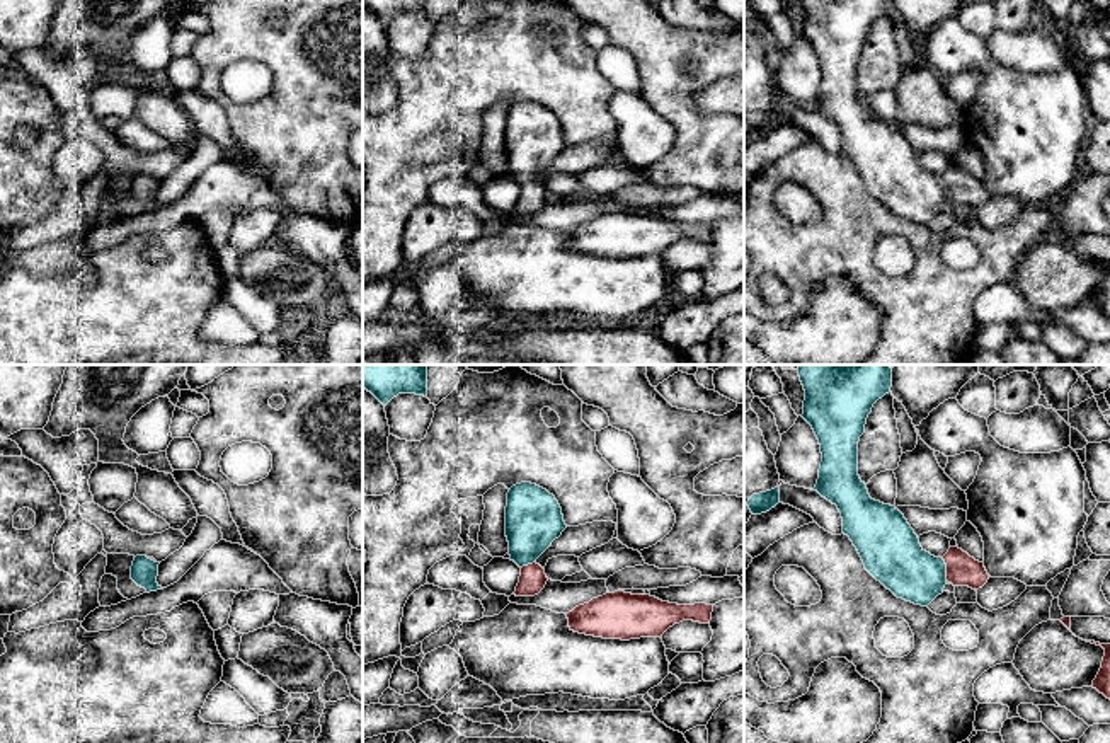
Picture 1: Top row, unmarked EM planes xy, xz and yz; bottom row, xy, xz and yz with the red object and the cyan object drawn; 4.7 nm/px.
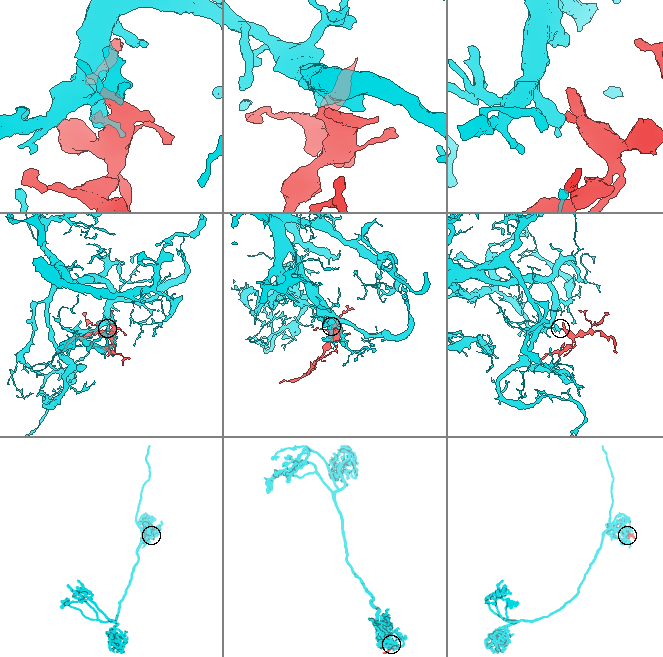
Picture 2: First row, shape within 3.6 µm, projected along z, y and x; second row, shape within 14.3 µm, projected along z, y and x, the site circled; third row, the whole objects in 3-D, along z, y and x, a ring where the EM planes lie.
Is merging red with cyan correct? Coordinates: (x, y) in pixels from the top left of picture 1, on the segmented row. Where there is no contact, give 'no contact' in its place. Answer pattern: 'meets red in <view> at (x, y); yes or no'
meets red in yz at (947, 570); yes

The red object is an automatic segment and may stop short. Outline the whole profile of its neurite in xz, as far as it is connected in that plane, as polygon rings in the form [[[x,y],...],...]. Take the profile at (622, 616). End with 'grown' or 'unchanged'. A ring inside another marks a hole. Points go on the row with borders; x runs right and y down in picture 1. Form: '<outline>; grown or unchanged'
[[[606,593],[565,613],[574,632],[603,639],[662,637],[683,620],[710,624],[713,605],[678,605],[650,595]]]; unchanged

